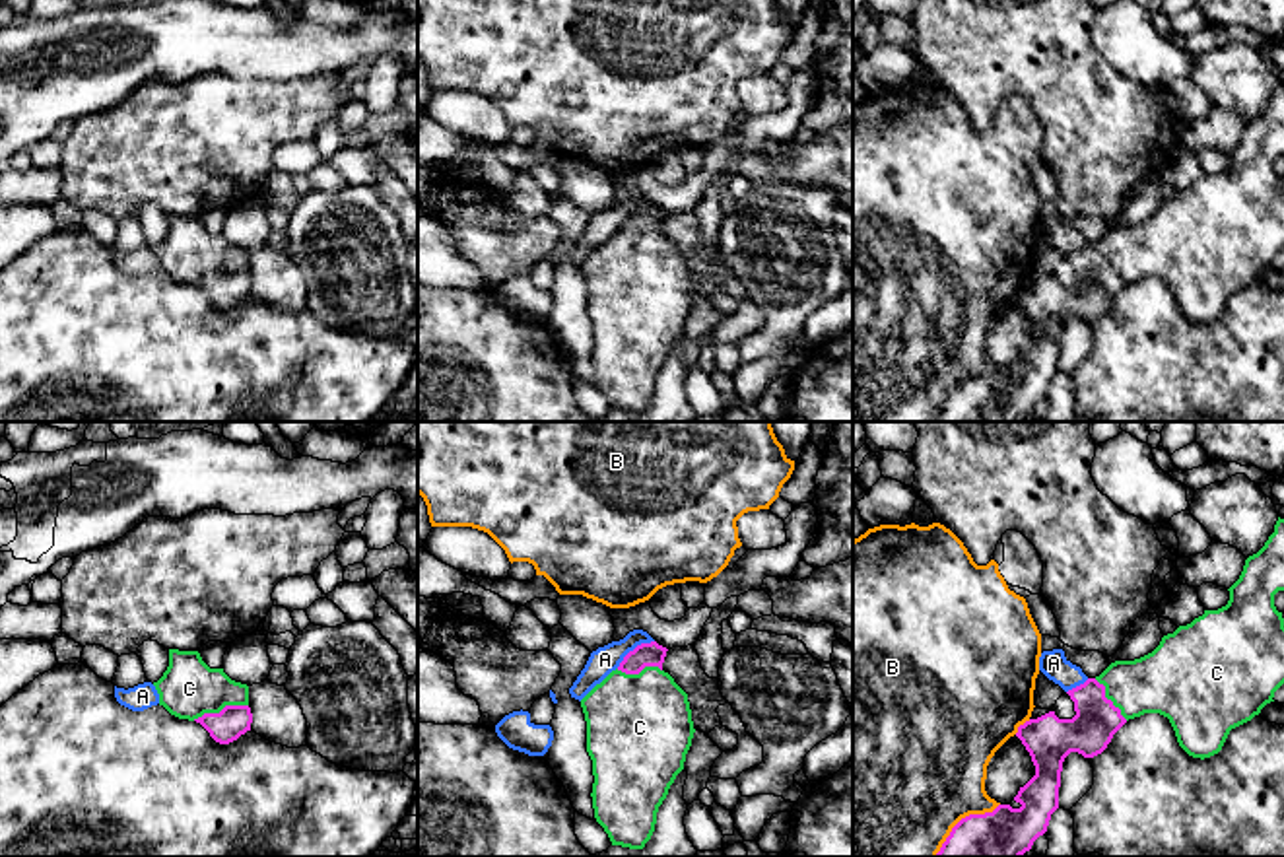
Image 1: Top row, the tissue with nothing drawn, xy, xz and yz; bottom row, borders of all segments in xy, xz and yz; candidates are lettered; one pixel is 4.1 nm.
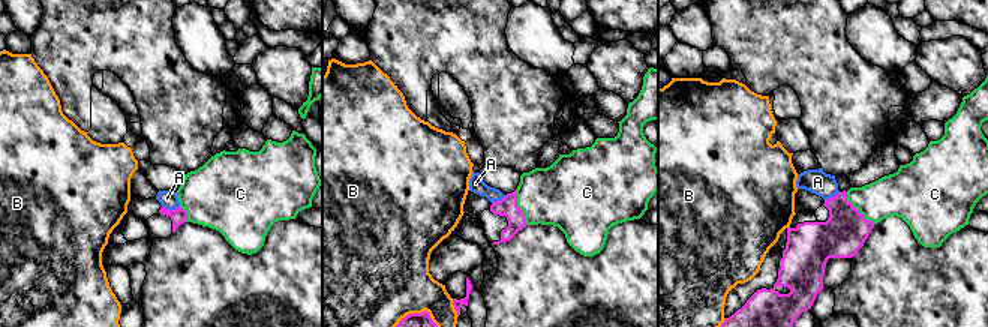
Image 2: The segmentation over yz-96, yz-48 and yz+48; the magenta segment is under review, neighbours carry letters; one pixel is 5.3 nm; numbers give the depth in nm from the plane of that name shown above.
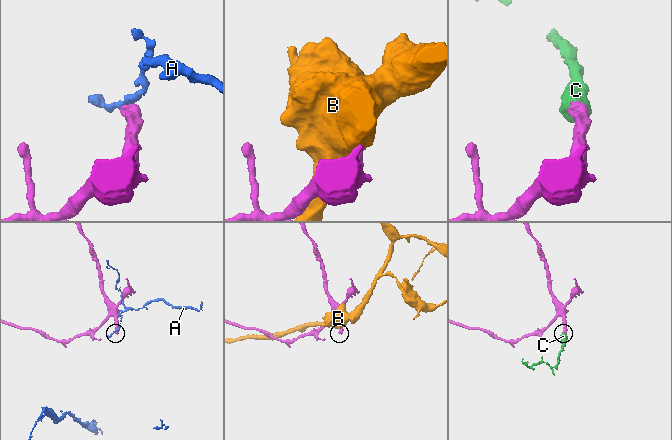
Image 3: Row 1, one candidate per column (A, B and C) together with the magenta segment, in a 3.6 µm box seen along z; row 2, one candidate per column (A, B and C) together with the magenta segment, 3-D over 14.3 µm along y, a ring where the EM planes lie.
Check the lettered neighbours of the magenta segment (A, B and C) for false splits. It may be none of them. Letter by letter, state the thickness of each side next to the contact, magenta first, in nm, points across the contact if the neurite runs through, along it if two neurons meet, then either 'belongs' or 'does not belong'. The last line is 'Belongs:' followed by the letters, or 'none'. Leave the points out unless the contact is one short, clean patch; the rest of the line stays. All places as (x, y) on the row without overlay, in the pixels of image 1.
A: 100/110 nm | does not belong
B: 320/500 nm | does not belong
C: 140/240 nm | across xy (232, 286), (222, 274), (208, 261), (189, 253) | belongs
Belongs: C

